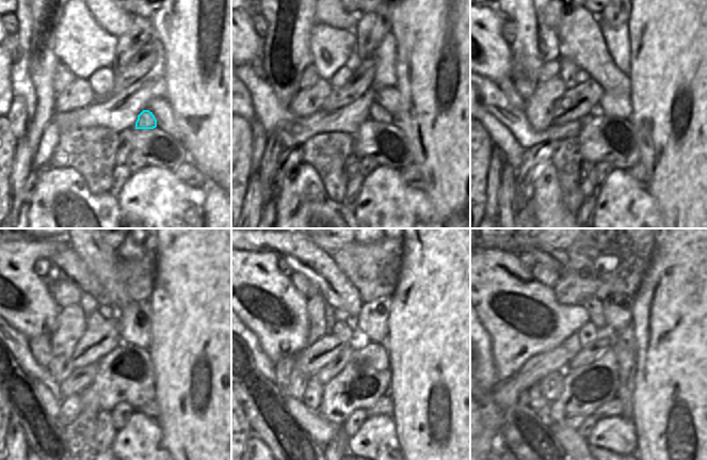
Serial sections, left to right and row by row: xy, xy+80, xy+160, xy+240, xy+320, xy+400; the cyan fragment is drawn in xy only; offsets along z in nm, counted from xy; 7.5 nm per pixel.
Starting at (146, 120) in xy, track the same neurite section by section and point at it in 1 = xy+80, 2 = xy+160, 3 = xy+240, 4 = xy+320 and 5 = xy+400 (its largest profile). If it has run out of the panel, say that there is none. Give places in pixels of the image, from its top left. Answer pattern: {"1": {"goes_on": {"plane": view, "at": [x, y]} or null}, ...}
{"1": {"goes_on": {"plane": "xy+80", "at": [378, 113]}}, "2": {"goes_on": {"plane": "xy+160", "at": [620, 106]}}, "3": {"goes_on": {"plane": "xy+240", "at": [133, 320]}}, "4": {"goes_on": {"plane": "xy+320", "at": [372, 319]}}, "5": {"goes_on": {"plane": "xy+400", "at": [617, 307]}}}

